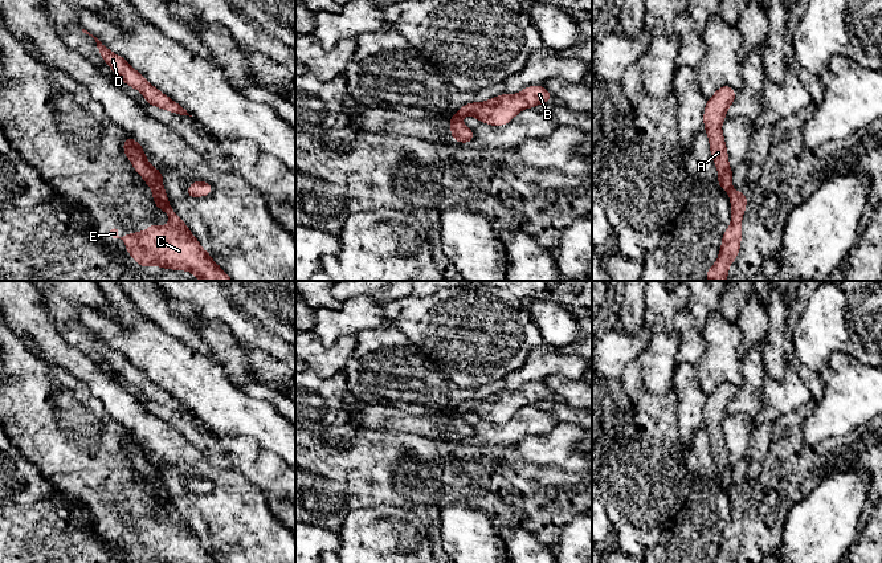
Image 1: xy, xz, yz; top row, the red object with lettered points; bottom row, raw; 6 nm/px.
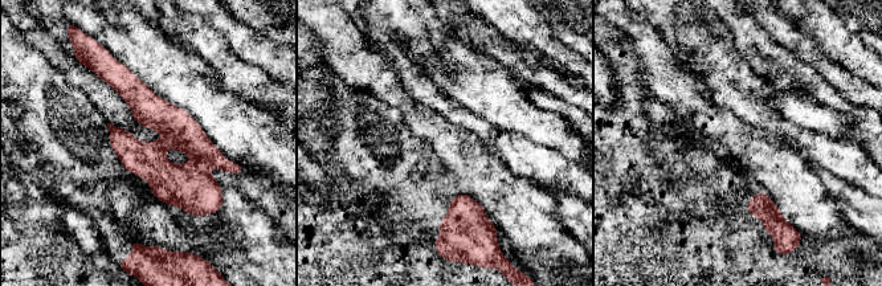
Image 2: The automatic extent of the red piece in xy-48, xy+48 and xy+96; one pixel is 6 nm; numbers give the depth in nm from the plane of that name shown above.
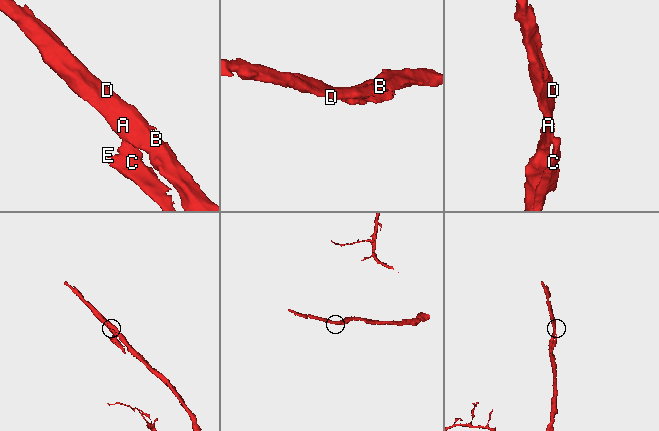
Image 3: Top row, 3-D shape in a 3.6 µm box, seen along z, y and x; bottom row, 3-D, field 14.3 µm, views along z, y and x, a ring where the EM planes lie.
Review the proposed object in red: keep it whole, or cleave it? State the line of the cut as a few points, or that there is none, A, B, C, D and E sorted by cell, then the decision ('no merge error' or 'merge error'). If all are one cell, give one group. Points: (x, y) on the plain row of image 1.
cut xz (460, 416), (449, 419); groups A B D / C E; merge error

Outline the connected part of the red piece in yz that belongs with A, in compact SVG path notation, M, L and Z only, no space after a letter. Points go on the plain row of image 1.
M723 382L707 396L703 409L705 429L709 433L711 454L718 466L718 481L726 489L732 486L732 466L728 460L722 420L726 416L727 405L735 397L735 392L734 385Z

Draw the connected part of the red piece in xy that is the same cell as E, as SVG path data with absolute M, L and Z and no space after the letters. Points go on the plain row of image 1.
M154 486L152 495L155 503L168 511L167 522L151 521L143 529L132 529L122 534L118 533L118 526L110 527L113 535L121 535L126 540L127 550L136 560L139 563L220 563L175 510L166 486Z

